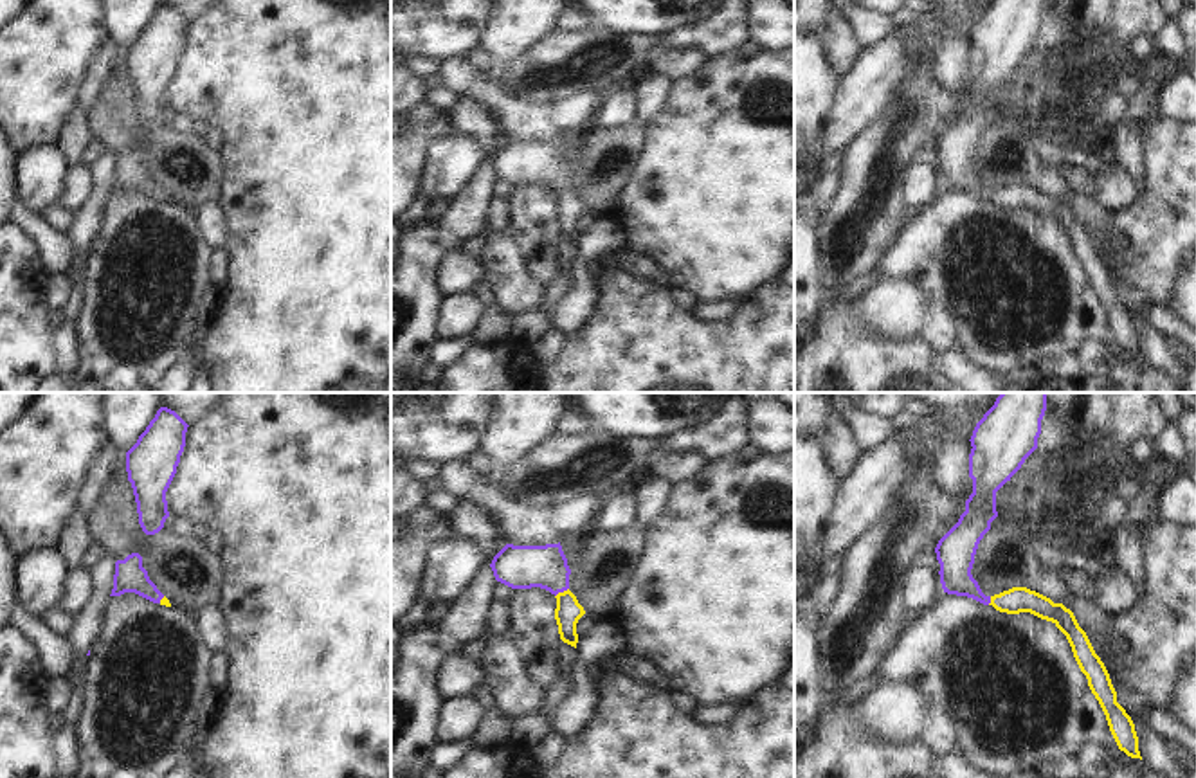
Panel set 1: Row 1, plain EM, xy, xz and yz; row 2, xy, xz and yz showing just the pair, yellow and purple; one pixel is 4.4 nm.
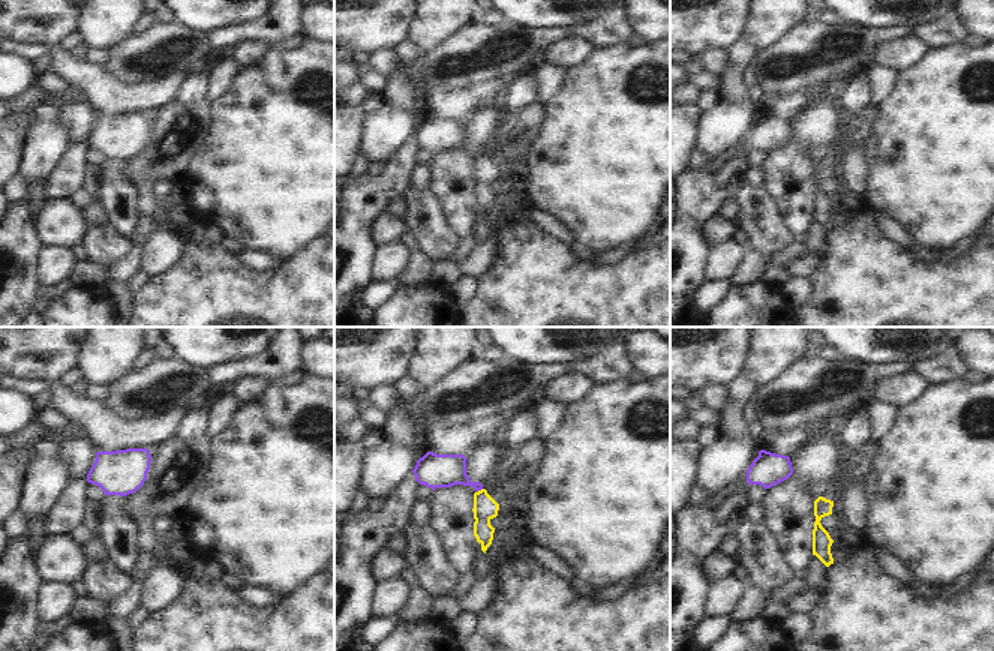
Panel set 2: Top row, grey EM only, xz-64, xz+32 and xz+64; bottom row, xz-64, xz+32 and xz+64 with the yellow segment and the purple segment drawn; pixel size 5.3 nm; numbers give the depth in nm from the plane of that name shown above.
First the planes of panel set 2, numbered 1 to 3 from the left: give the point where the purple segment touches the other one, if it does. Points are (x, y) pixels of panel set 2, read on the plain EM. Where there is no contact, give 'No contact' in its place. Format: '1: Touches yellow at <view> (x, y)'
1: No contact
2: Touches yellow at xz+32 (482, 153)
3: No contact

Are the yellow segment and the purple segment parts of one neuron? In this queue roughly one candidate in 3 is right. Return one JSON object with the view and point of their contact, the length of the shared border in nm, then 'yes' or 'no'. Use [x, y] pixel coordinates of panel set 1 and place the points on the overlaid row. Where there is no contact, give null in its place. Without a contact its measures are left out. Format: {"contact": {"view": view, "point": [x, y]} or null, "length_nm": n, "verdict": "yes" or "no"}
{"contact": {"view": "xz", "point": [561, 593]}, "length_nm": 80, "verdict": "yes"}

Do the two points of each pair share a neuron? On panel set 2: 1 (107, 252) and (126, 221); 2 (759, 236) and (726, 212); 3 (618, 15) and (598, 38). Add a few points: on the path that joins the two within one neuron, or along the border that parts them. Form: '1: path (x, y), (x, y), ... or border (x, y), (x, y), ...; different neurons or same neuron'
1: border (98, 204), (107, 219), (128, 237); different neurons
2: border (730, 197), (736, 204), (735, 219); different neurons
3: path (613, 21), (604, 32); same neuron

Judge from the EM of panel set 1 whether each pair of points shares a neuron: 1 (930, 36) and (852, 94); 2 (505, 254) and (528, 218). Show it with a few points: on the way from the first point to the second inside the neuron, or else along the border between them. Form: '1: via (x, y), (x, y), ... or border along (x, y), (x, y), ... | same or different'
1: via (910, 45), (903, 47), (872, 78) | same
2: border along (507, 231), (517, 247), (525, 269), (534, 278) | different

